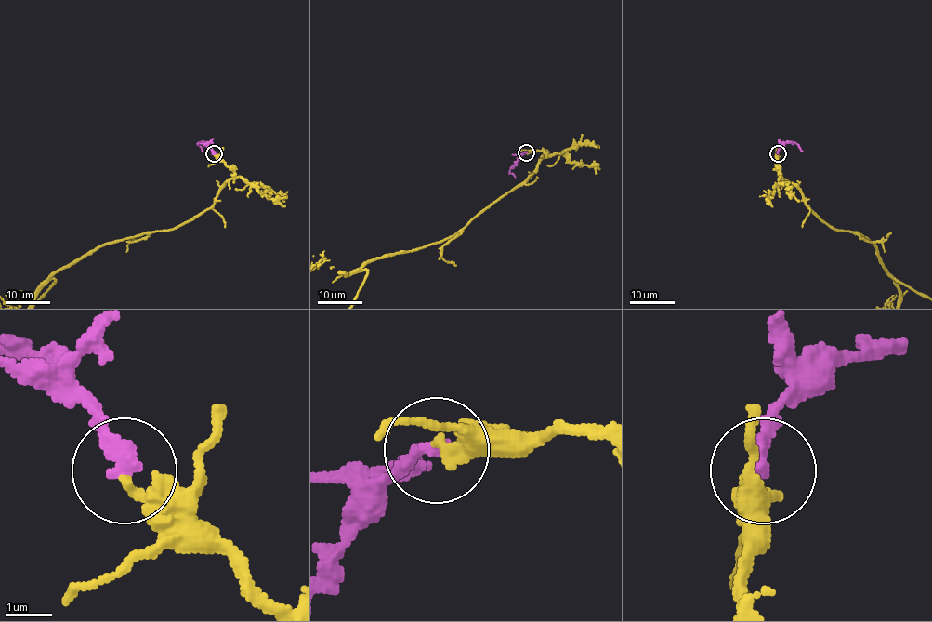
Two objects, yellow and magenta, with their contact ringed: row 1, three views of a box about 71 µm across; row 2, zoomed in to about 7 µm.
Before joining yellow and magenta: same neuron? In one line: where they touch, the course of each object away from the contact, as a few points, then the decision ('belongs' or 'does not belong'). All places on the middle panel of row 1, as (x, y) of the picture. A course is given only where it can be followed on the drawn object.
at (526, 152); yellow runs (526, 152), (545, 154), (521, 185), (457, 231), (371, 259), (363, 267), (367, 276); magenta runs (526, 152), (511, 167), (510, 172), (516, 177); belongs

